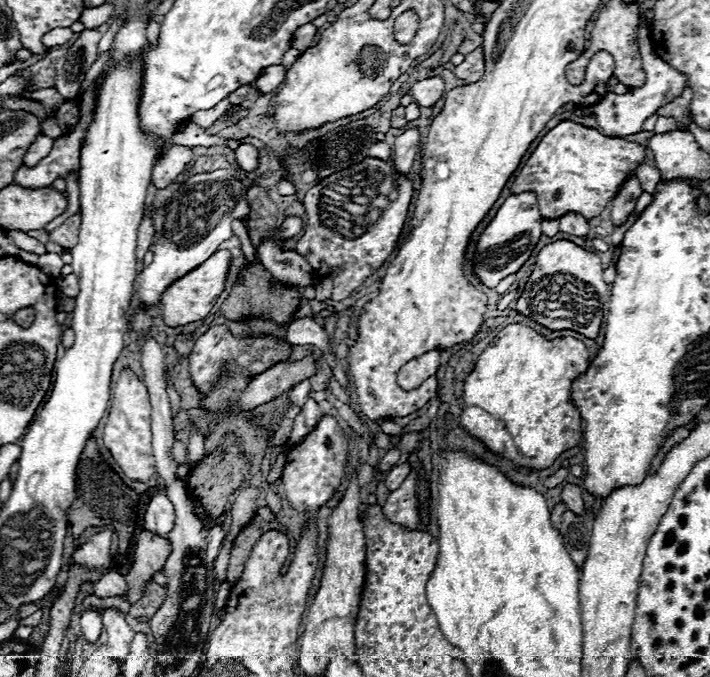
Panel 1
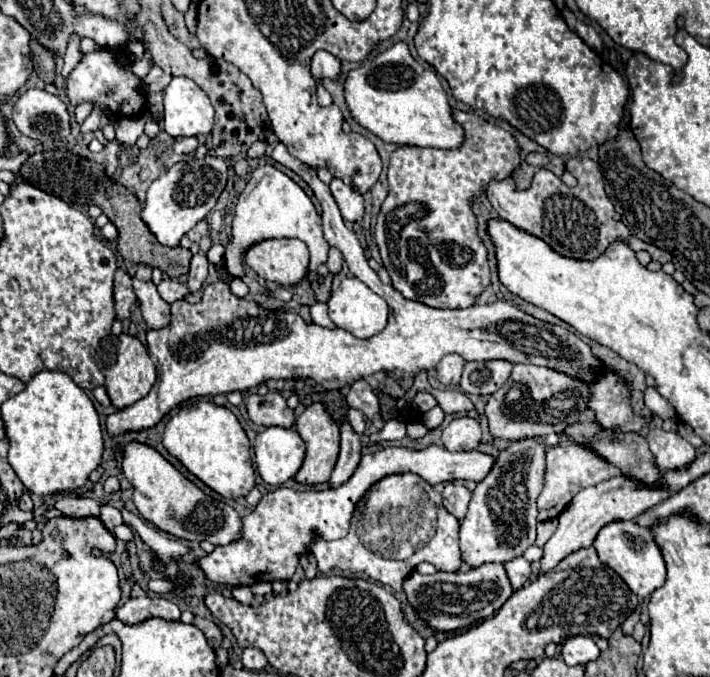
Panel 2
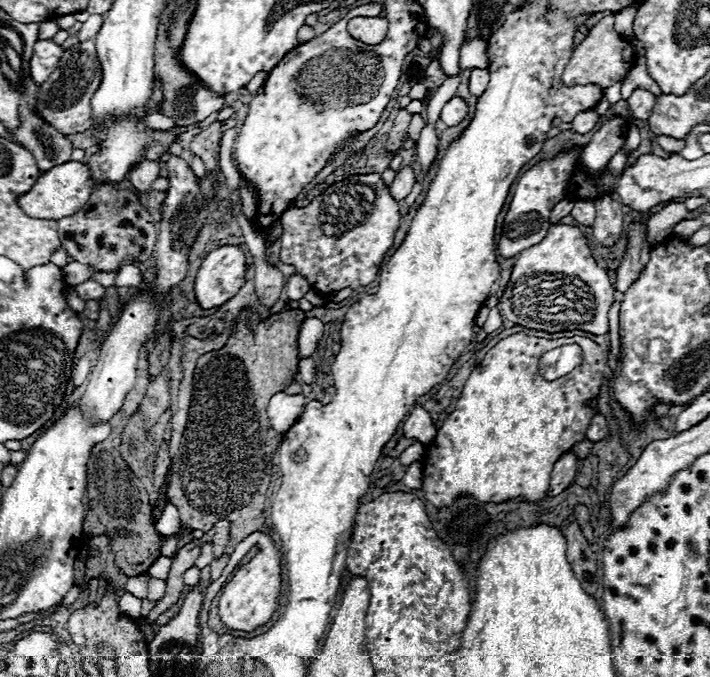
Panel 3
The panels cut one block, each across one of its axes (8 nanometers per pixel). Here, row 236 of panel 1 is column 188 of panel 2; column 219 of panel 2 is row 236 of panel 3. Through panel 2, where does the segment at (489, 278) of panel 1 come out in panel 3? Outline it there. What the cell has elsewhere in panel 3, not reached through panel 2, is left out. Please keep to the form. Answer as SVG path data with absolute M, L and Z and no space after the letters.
M570 148L570 150L562 150L558 152L554 158L538 162L534 168L530 168L528 172L524 172L514 188L514 198L510 202L510 208L506 212L504 218L504 226L502 226L502 236L498 240L498 254L502 258L514 258L518 256L522 250L532 248L536 244L540 244L548 232L548 218L552 208L564 198L564 190L566 184L574 172L576 160L580 158L580 150L578 148Z

